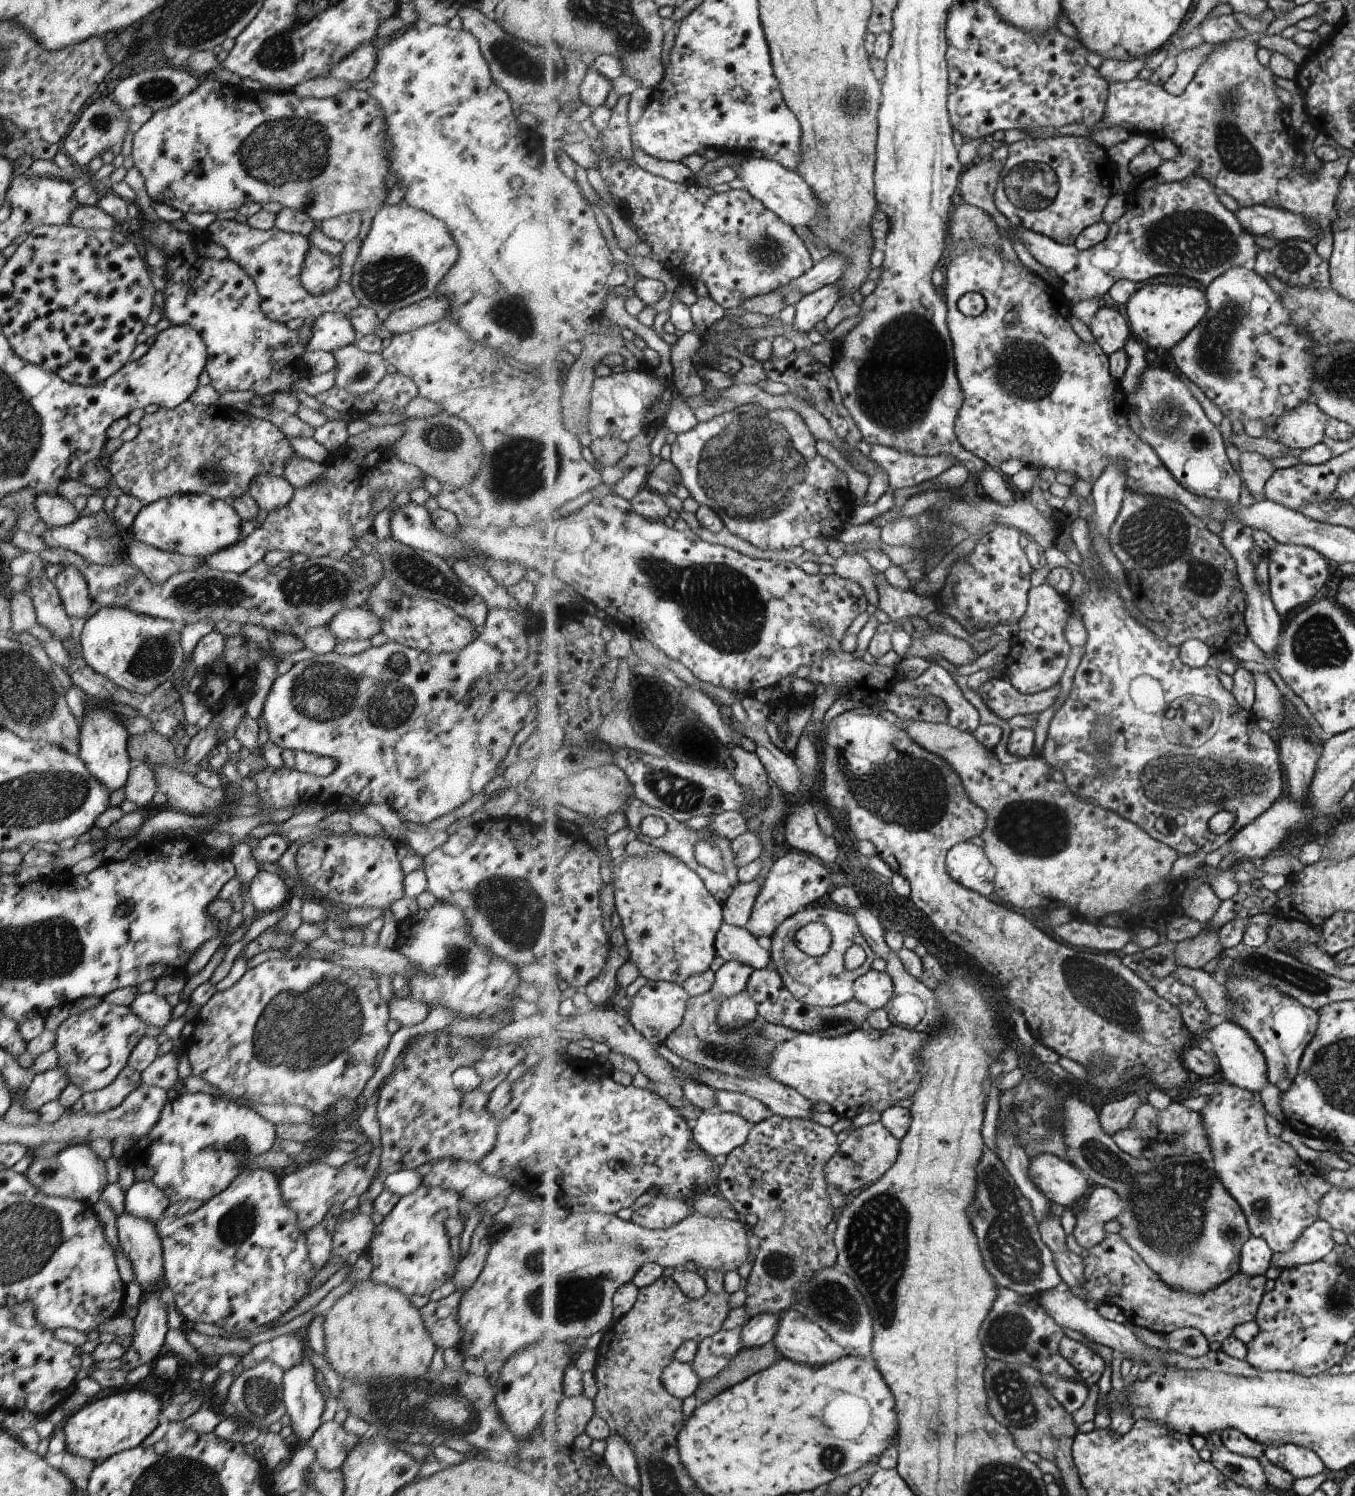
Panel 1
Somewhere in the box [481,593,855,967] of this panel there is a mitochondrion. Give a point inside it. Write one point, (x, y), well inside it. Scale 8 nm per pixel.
(674, 792)

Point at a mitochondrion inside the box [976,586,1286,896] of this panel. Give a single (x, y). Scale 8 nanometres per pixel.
(1170, 781)

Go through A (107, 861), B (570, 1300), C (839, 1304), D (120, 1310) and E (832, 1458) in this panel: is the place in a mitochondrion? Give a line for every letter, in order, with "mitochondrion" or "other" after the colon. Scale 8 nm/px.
A: other
B: mitochondrion
C: mitochondrion
D: other
E: mitochondrion

